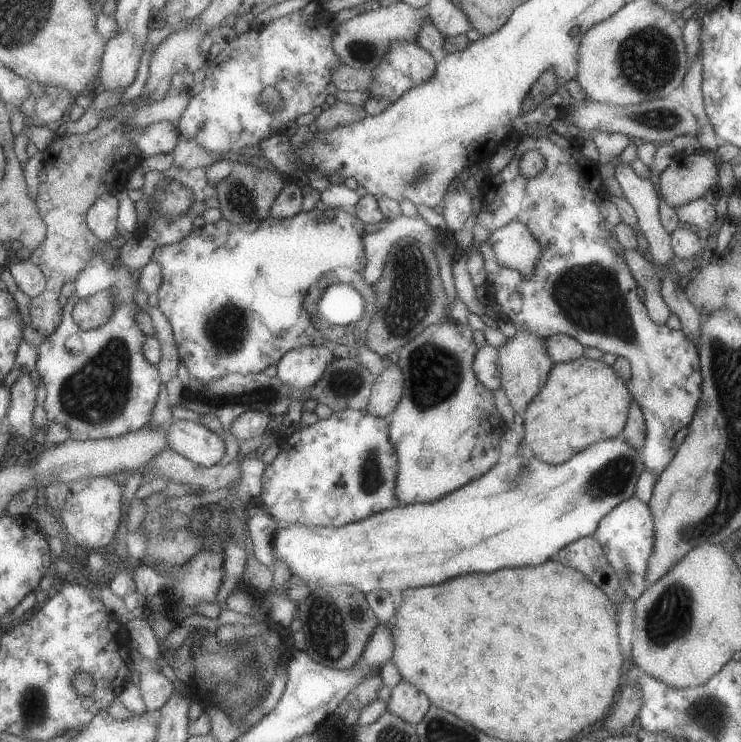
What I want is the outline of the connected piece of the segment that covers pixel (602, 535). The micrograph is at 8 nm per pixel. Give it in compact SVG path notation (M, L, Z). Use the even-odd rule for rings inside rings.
M635 495L622 501L602 518L593 537L604 549L610 566L616 570L624 594L636 601L648 586L648 561L654 550L654 518L648 504Z

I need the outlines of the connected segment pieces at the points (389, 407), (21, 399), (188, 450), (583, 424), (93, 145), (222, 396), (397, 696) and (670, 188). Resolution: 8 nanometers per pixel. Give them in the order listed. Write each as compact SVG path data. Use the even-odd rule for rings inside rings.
M399 363L389 367L377 378L368 410L378 418L391 419L405 394L406 375Z
M21 366L22 376L18 382L11 387L12 406L10 406L9 422L13 426L14 433L25 436L30 440L38 434L38 428L34 426L34 412L38 408L38 387L31 378L31 369Z
M173 418L167 429L170 448L202 466L220 464L228 454L227 439L200 422Z
M582 355L570 362L554 364L545 388L530 402L529 408L522 414L524 425L520 434L532 447L536 458L551 465L559 465L600 440L621 436L632 403L633 398L628 384L622 378L618 378L613 366L608 366L603 360L594 360Z
M173 86L166 100L150 108L144 104L140 106L140 102L136 101L124 108L118 108L113 117L106 118L89 133L56 138L48 152L43 155L44 168L49 179L40 185L37 201L42 216L48 223L49 234L46 242L33 252L30 260L45 270L49 285L40 296L31 298L30 312L31 322L42 336L46 336L47 341L58 332L64 322L64 306L60 302L64 286L78 280L94 253L100 253L111 265L116 265L120 260L120 250L102 240L89 225L90 209L100 200L100 196L104 196L106 192L120 195L126 191L125 182L128 176L147 158L145 152L133 144L130 138L120 134L125 132L125 128L120 125L124 125L128 120L128 125L144 130L162 121L172 121L180 126L190 104L190 94L180 94L176 86Z
M262 371L258 374L228 374L226 378L218 378L216 382L204 382L196 376L190 382L184 382L179 376L172 380L172 386L168 388L169 404L174 406L186 406L203 414L215 414L221 419L228 438L235 438L232 426L237 418L250 410L260 410L268 414L287 415L294 406L294 386L286 384L280 376L270 377Z
M405 679L392 689L388 708L408 722L419 725L430 712L433 702L426 692Z
M702 150L689 155L688 152L676 152L673 161L660 175L660 194L668 206L684 206L693 200L705 198L707 192L719 192L719 157L716 153L712 153L713 158L706 154L710 154L710 151Z

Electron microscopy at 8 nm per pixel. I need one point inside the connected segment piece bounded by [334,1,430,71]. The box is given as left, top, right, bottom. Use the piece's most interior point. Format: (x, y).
(365, 41)

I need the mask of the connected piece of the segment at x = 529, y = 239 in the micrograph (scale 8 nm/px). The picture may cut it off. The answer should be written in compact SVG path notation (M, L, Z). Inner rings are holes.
M512 221L503 228L495 228L486 242L474 243L473 250L492 253L500 266L521 271L526 278L536 272L542 256L542 246L525 224Z

